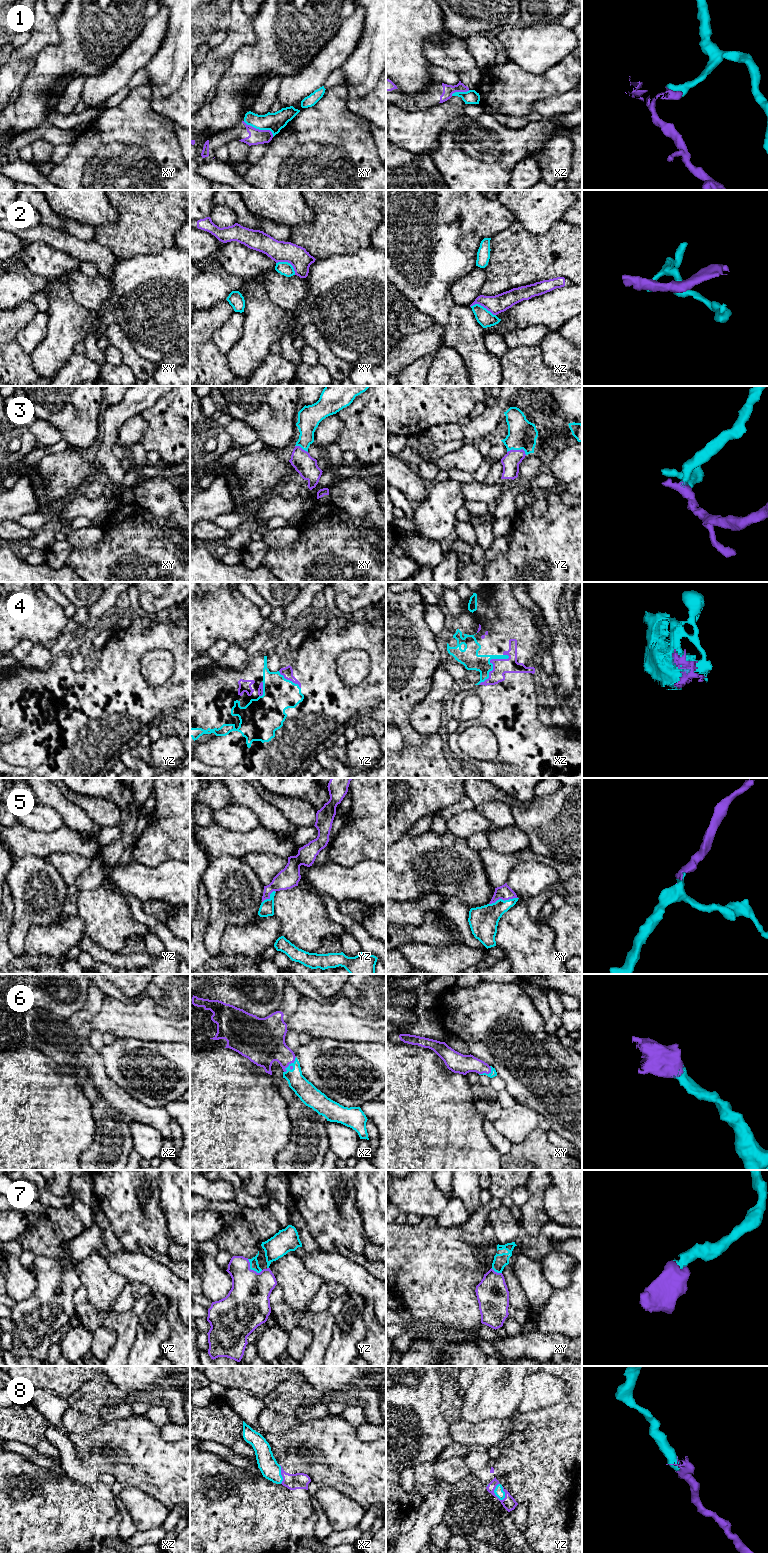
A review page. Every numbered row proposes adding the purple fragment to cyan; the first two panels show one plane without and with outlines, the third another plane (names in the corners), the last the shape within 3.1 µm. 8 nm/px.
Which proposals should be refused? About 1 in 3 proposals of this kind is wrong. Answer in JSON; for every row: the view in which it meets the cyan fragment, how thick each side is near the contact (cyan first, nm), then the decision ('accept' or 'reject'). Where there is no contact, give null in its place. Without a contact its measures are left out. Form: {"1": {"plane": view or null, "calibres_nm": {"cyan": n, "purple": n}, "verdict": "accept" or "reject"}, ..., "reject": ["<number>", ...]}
{"1": {"plane": "xy", "calibres_nm": {"cyan": 150, "purple": 120}, "verdict": "reject"}, "2": {"plane": "xy", "calibres_nm": {"cyan": 110, "purple": 170}, "verdict": "reject"}, "3": {"plane": "yz", "calibres_nm": {"cyan": 240, "purple": 140}, "verdict": "accept"}, "4": {"plane": "xz", "calibres_nm": {"cyan": 150, "purple": 130}, "verdict": "accept"}, "5": {"plane": "xy", "calibres_nm": {"cyan": 240, "purple": 120}, "verdict": "accept"}, "6": {"plane": "xz", "calibres_nm": {"cyan": 160, "purple": 300}, "verdict": "accept"}, "7": {"plane": "yz", "calibres_nm": {"cyan": 70, "purple": 320}, "verdict": "accept"}, "8": {"plane": "yz", "calibres_nm": {"cyan": 70, "purple": 110}, "verdict": "accept"}, "reject": ["1", "2"]}

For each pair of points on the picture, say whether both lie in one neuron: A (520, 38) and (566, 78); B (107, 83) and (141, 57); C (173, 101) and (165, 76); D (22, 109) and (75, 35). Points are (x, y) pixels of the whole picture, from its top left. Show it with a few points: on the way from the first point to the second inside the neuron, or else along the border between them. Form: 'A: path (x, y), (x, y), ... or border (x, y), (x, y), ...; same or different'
A: border (570, 53), (544, 72), (531, 74); different
B: path (115, 77), (133, 59); same
C: border (152, 85), (163, 94), (169, 94), (179, 87); different
D: path (36, 91), (48, 74), (69, 53); same

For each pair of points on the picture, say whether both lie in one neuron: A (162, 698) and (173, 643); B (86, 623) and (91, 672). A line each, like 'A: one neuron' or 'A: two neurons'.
A: one neuron
B: two neurons

